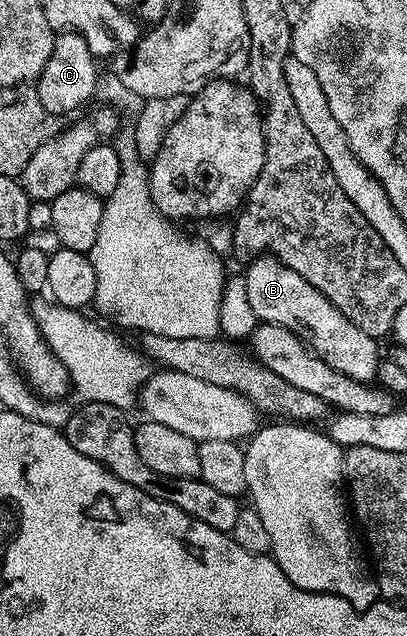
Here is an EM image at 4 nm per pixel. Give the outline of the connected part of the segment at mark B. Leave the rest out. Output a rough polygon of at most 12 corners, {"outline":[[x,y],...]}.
{"outline":[[277,257],[243,275],[260,323],[347,378],[376,381],[378,341]]}

